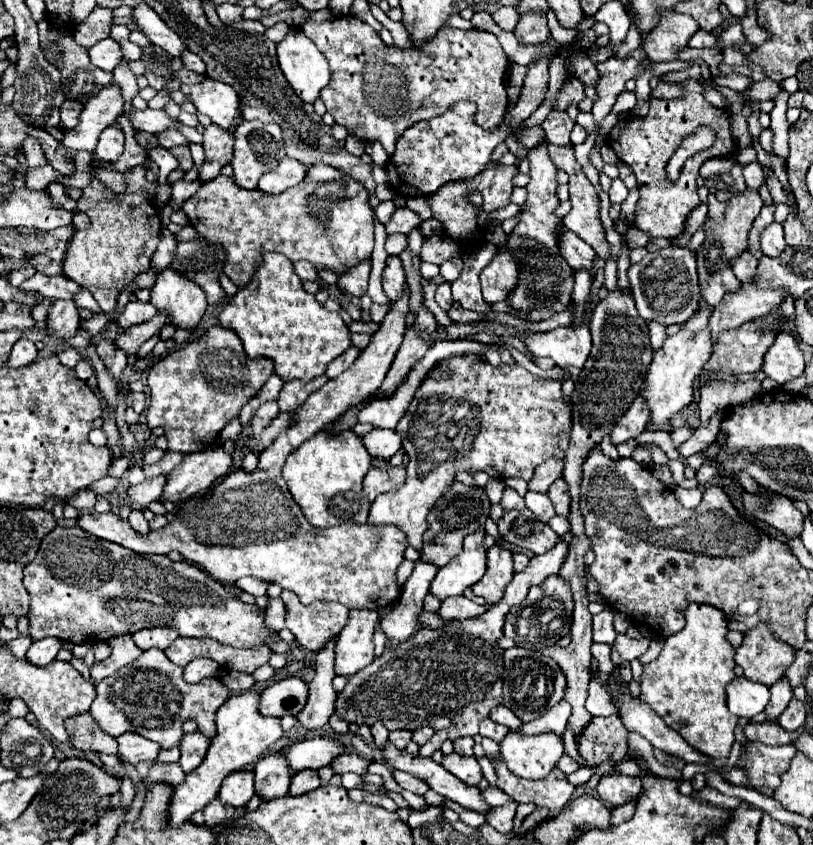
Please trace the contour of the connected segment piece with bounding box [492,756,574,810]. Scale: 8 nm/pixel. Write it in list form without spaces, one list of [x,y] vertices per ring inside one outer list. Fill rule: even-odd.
[[[502,756],[492,760],[492,766],[496,770],[496,786],[512,796],[516,802],[532,802],[542,808],[564,808],[574,792],[574,786],[566,780],[564,772],[554,768],[544,780],[520,780],[518,776],[512,776],[508,772]]]

